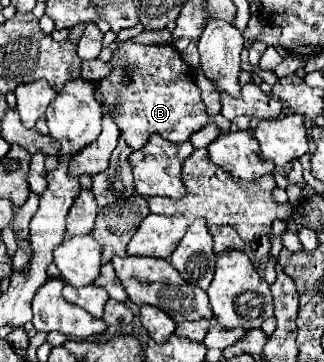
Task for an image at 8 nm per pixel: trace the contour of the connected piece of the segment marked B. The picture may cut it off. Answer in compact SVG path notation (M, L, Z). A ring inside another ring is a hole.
M124 42L124 44L120 44L120 48L116 50L116 54L110 62L114 66L114 72L110 78L104 78L102 82L98 82L96 96L104 104L104 108L102 108L104 114L112 114L116 110L116 114L112 114L112 118L118 124L118 128L122 130L122 138L126 140L126 144L132 150L140 150L152 134L160 134L162 138L166 138L174 144L186 142L190 138L190 134L194 134L196 130L200 130L202 126L208 124L206 106L202 102L200 88L194 82L192 68L182 60L180 52L172 44L146 46L146 44L138 44L138 42ZM124 64L130 64L130 68L134 72L130 82L124 82Z

